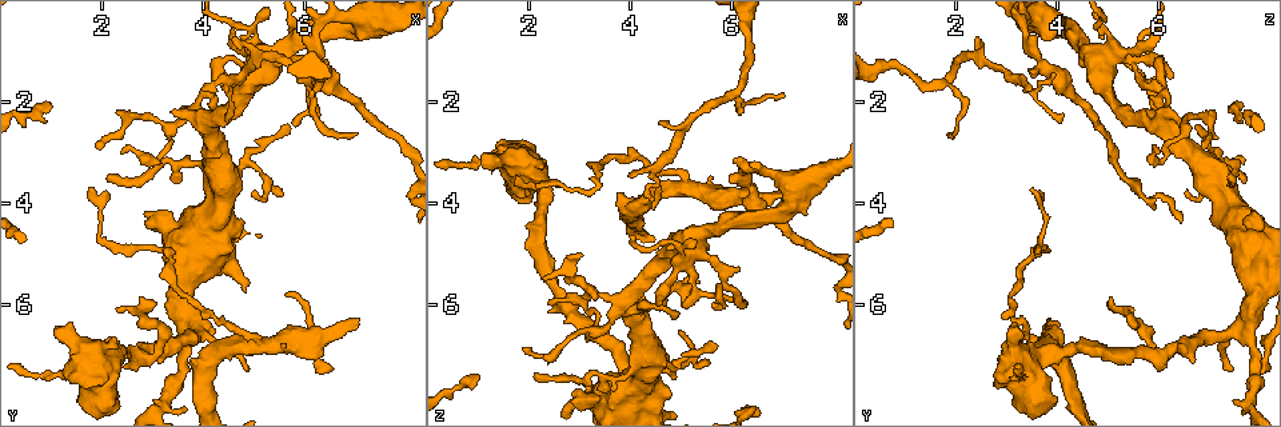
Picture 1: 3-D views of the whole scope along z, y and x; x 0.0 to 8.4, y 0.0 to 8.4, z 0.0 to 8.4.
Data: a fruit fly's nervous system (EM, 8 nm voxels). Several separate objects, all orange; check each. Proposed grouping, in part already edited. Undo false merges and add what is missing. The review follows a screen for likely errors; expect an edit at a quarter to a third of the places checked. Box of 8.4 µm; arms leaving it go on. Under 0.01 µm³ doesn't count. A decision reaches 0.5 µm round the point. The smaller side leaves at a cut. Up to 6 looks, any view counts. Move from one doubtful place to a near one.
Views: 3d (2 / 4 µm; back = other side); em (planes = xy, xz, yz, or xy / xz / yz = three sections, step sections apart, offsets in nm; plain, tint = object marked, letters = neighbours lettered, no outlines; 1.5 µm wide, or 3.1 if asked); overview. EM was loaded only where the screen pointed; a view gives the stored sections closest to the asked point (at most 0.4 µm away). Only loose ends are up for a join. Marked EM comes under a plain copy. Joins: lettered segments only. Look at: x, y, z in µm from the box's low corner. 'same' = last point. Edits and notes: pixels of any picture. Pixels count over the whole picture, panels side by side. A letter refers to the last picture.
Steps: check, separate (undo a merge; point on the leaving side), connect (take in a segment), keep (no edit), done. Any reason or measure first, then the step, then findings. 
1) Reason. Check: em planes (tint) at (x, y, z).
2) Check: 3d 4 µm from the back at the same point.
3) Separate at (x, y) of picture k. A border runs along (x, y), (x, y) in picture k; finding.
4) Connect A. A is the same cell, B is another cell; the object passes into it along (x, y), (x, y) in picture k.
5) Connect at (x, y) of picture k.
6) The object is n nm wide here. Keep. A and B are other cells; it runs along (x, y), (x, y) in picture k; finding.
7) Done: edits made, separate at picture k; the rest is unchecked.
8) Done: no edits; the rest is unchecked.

An open end. Check: 3d 4 µm at (7.10, 6.35, 3.80).

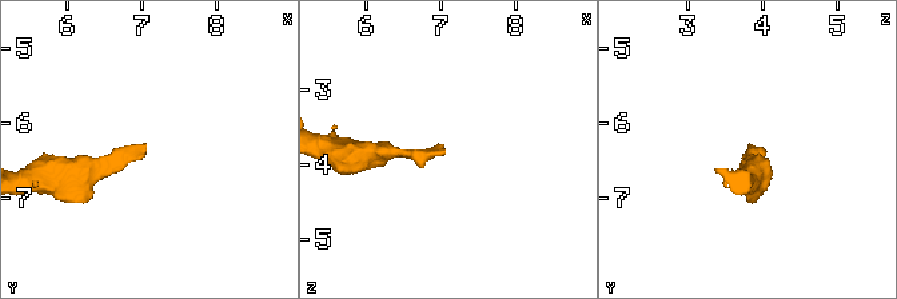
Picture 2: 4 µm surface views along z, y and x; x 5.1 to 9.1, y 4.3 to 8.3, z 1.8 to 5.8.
Now the EM. Check: em yz step 4 (letters) at (7.05, 6.30, 3.85).

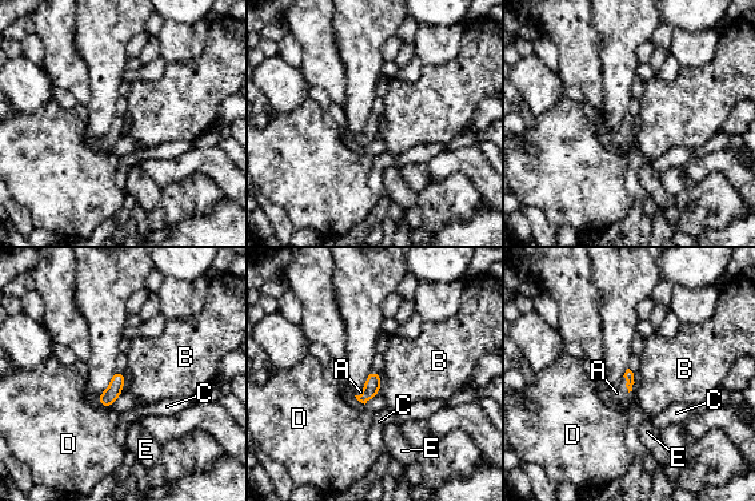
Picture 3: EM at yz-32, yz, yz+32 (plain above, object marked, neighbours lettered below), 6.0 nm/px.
Check: em planes (letters) at the same point.

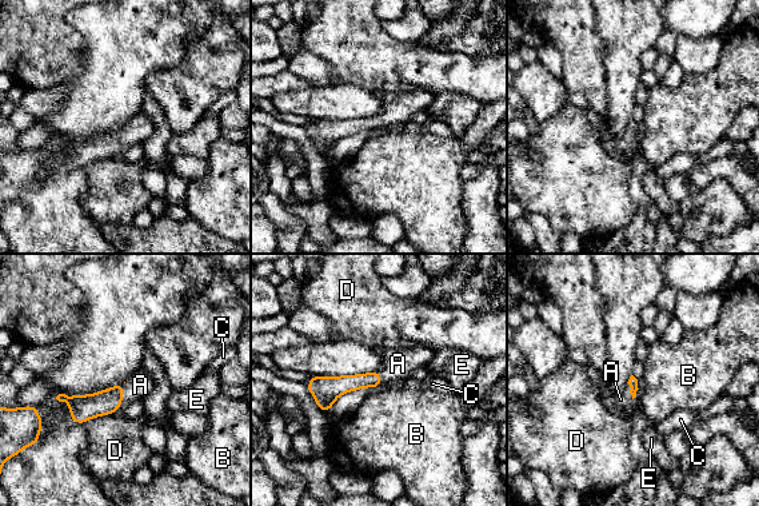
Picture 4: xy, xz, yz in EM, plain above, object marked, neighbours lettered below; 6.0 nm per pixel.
Connect A. A is the same cell, B, C, D and E are other cells; the object passes into it along (83, 407), (122, 395), (140, 385) in picture 4; the neuron continues.

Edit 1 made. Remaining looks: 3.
Redraw. Check: overview.

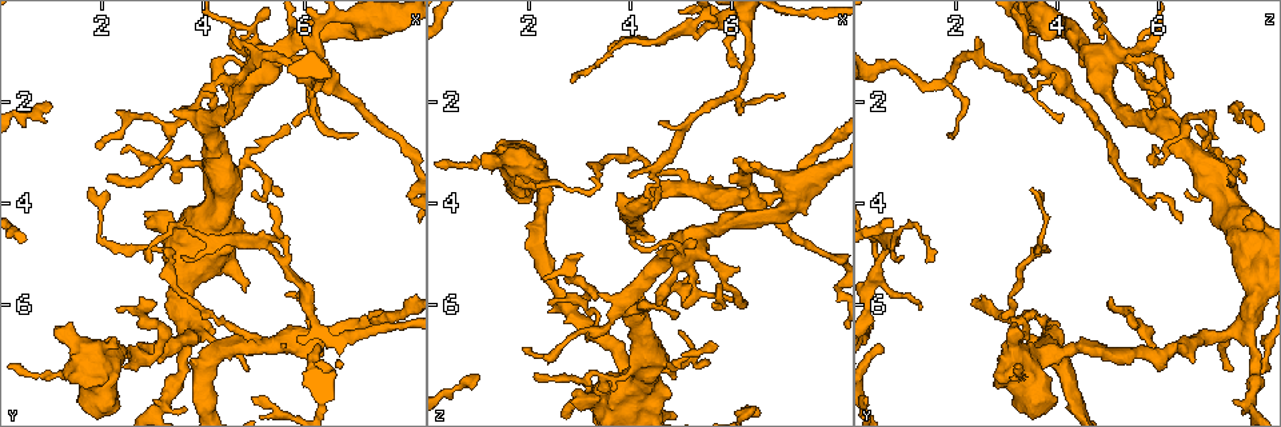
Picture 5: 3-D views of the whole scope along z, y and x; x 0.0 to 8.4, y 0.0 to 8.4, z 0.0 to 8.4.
Abrupt turn. Check: em planes (letters) at (6.10, 1.60, 1.80).

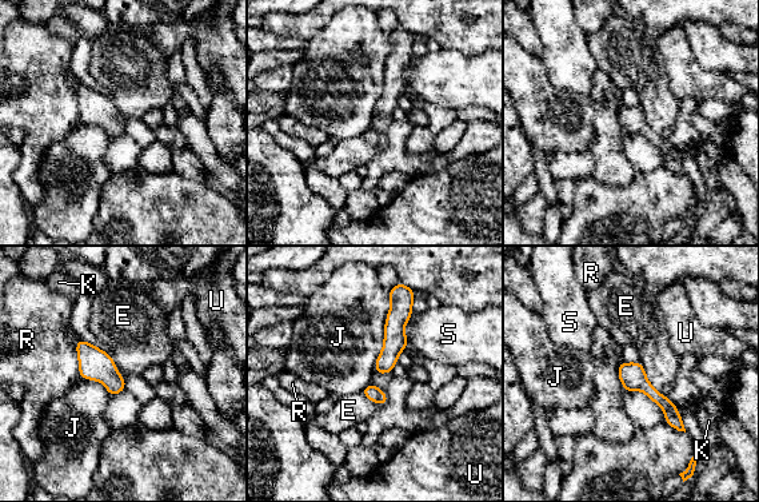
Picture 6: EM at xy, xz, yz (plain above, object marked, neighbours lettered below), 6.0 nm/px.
The object is 110 nm wide here. Keep. E, J, K, R, S and U are other cells; it runs along (623, 366), (671, 411), (680, 427) in picture 6; all the same neuron.

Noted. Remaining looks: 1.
Done: edits made, connect at picture 4; the rest is unchecked.

